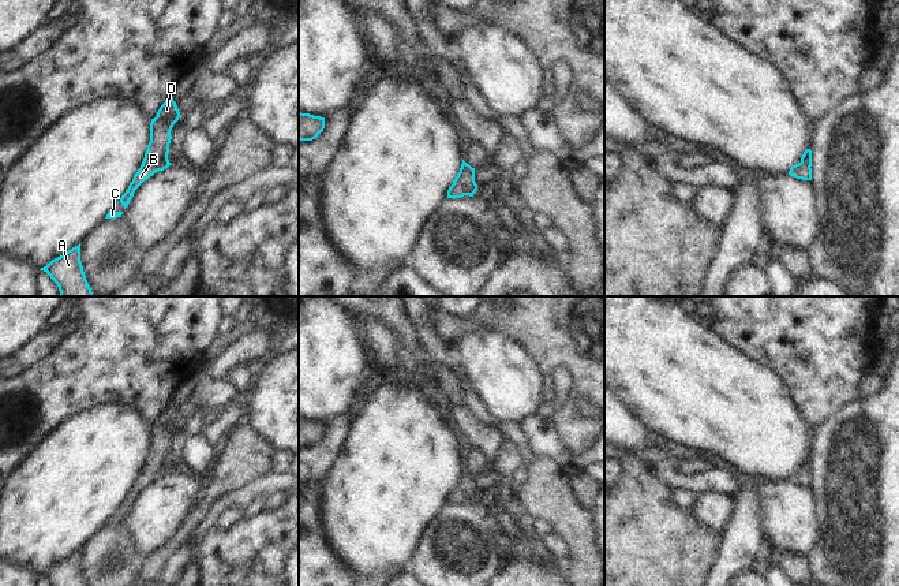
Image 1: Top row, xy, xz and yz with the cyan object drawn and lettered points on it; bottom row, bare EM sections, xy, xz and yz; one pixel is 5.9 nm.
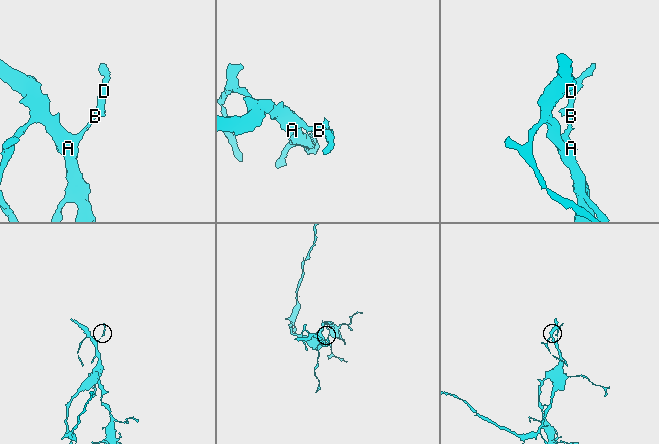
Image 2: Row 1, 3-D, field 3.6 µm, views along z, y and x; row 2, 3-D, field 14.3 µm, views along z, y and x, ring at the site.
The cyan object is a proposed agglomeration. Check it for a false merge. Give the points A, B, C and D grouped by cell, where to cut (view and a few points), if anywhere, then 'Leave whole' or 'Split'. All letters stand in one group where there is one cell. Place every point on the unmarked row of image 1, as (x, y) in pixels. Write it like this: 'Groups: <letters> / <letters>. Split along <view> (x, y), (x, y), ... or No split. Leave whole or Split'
Groups: A B C D. No split. Leave whole

